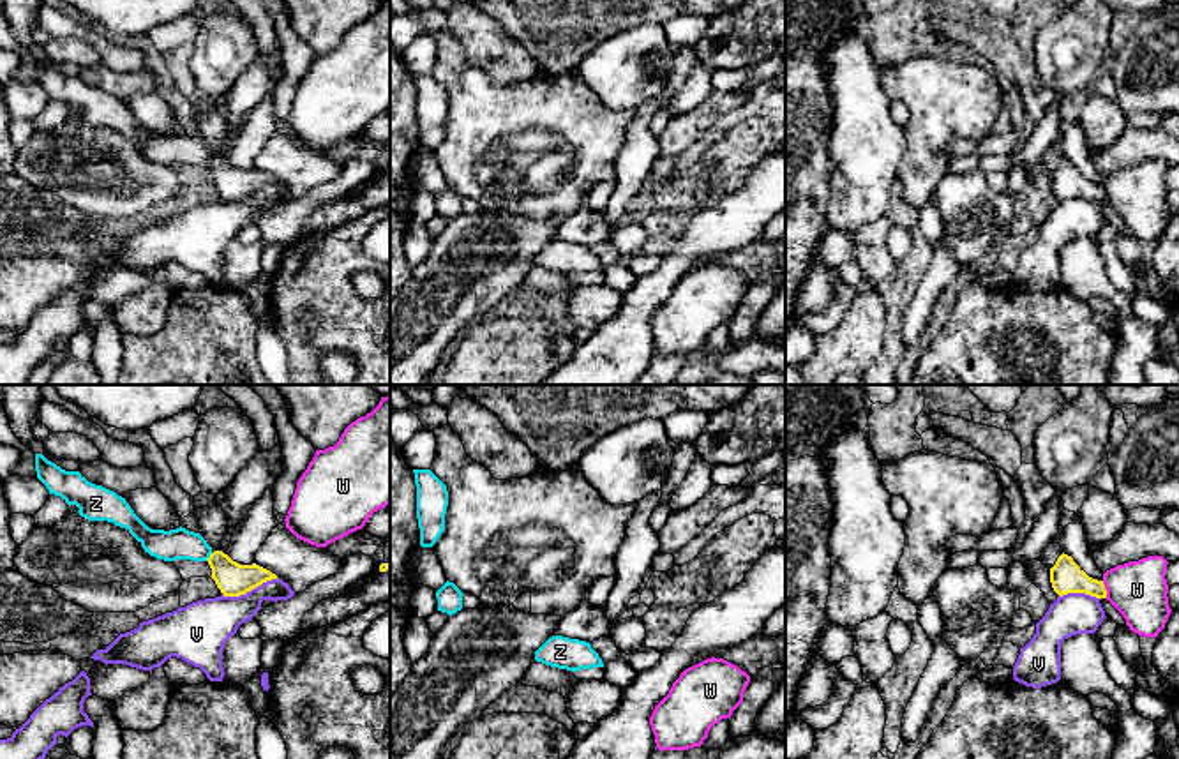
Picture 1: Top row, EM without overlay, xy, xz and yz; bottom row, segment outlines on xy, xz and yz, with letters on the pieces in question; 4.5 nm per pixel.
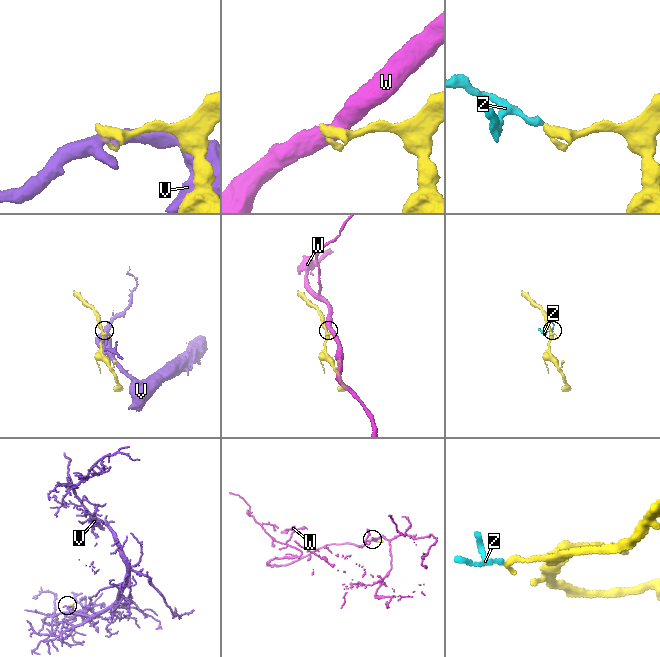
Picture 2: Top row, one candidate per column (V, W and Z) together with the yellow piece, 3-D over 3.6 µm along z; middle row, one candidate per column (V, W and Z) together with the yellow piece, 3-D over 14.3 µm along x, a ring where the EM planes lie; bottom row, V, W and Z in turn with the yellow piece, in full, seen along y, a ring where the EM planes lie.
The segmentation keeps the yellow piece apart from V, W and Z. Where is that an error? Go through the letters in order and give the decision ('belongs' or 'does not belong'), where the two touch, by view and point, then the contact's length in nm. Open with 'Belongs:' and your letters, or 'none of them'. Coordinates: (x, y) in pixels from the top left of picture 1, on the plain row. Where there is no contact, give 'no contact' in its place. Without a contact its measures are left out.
Belongs: Z
V: does not belong; meets yellow in xy at (249, 195); contact 260 nm long
W: does not belong; meets yellow in yz at (1105, 195); contact 80 nm long
Z: belongs; meets yellow in xy at (210, 161); contact 50 nm long

